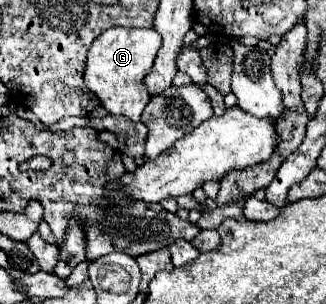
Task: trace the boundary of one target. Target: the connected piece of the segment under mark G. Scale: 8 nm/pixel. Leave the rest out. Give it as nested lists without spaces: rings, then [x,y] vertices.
[[[110,27],[92,43],[84,69],[84,85],[100,99],[102,107],[106,107],[108,113],[124,115],[132,121],[140,121],[142,111],[150,101],[150,95],[142,85],[142,79],[150,73],[160,43],[162,39],[152,27],[148,29]]]

